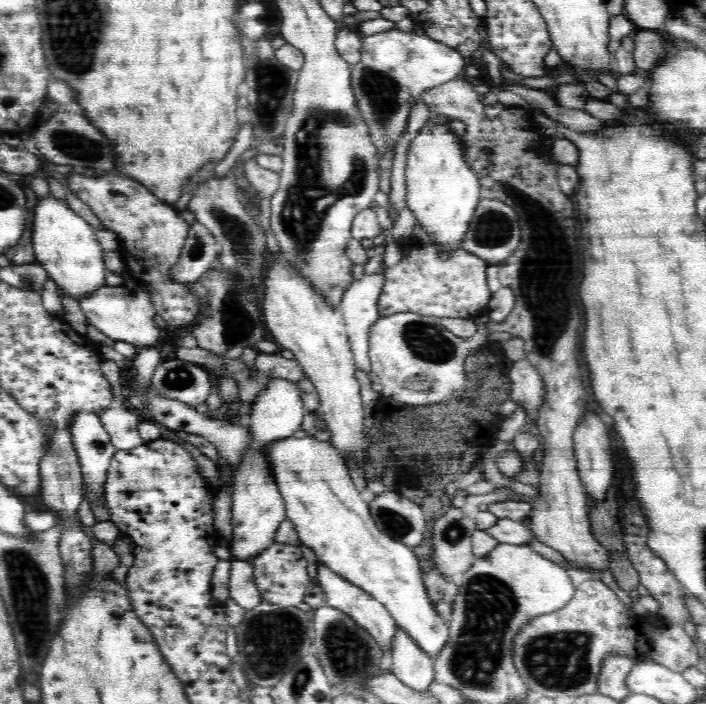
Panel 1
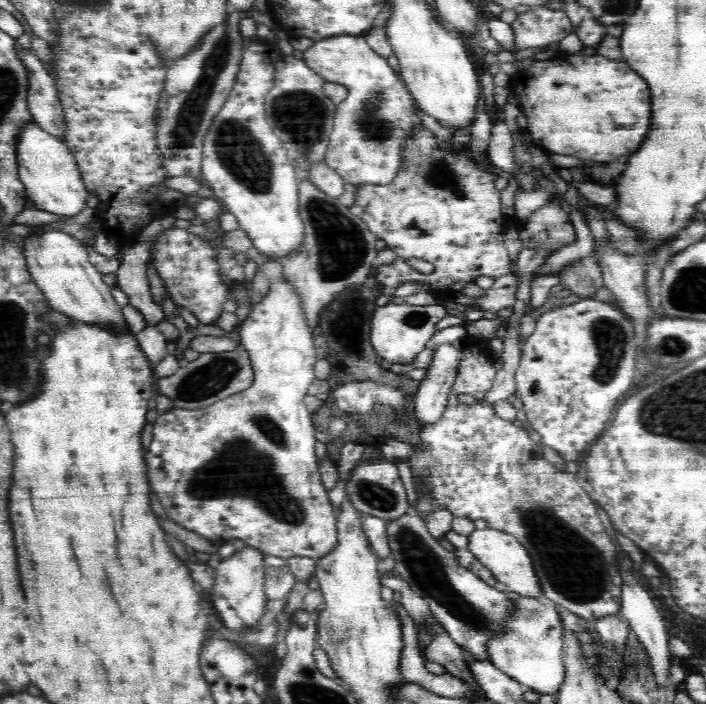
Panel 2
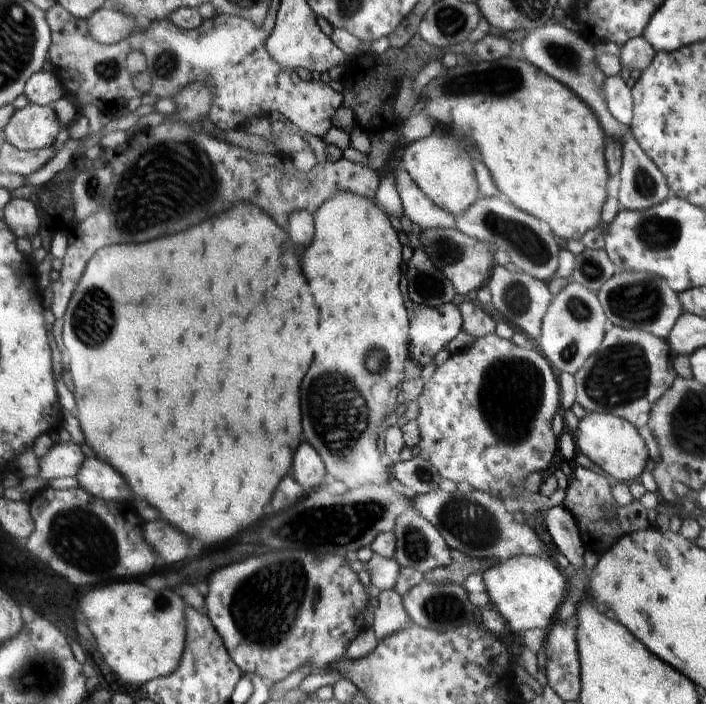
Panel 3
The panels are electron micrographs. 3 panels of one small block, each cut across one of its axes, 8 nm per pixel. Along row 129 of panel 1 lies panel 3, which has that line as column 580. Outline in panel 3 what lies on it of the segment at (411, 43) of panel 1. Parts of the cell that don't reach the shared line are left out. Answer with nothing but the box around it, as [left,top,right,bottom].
[573,325,677,428]

